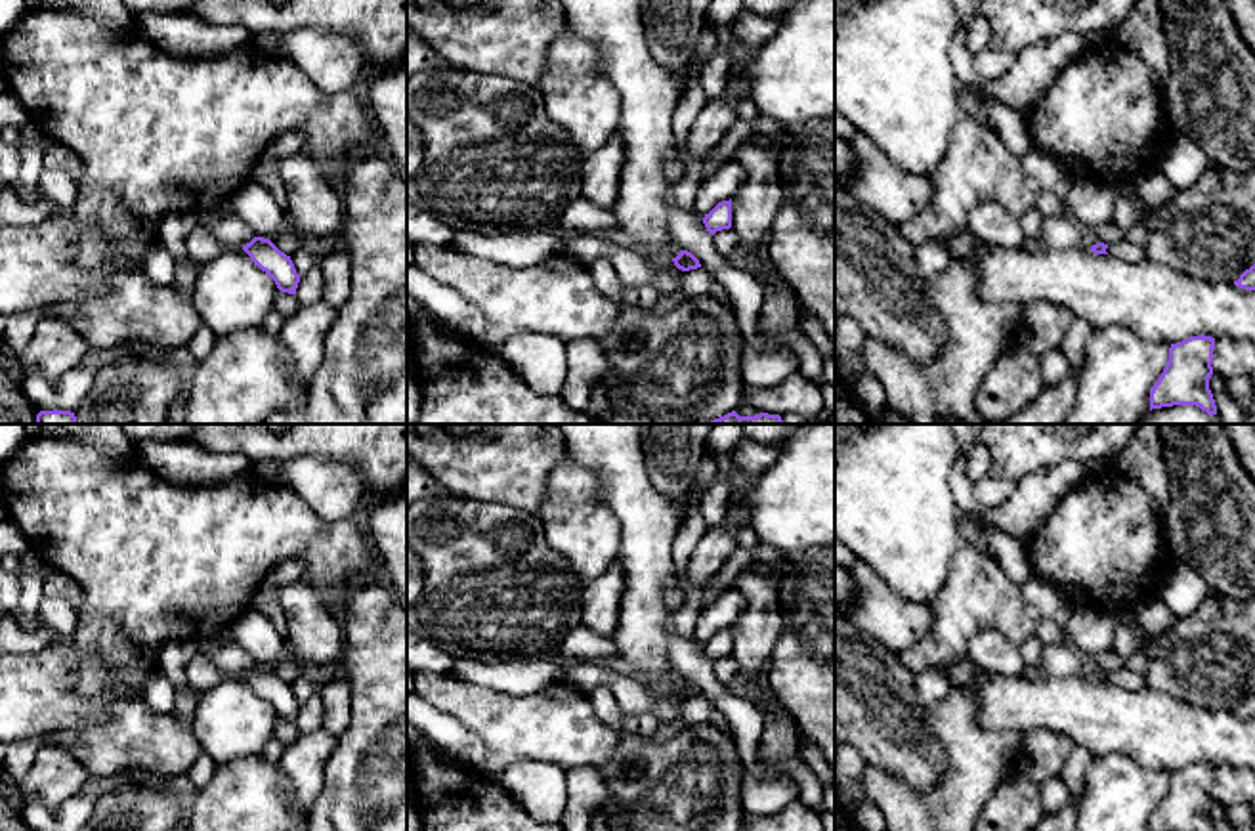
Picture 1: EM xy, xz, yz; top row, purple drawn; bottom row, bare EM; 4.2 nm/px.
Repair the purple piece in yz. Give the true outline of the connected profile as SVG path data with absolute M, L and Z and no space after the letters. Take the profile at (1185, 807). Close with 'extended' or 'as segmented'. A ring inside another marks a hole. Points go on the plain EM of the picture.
M1190 764L1171 772L1169 789L1150 820L1150 831L1215 831L1209 818L1213 802L1211 764Z | as segmented

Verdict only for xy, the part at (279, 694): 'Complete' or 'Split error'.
Complete

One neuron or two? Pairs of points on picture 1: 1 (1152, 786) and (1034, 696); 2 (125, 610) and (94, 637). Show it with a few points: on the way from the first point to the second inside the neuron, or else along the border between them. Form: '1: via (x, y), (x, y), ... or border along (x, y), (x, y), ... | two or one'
1: border along (1095, 757), (1127, 755), (1154, 770) | two
2: via (117, 617), (102, 633) | one

